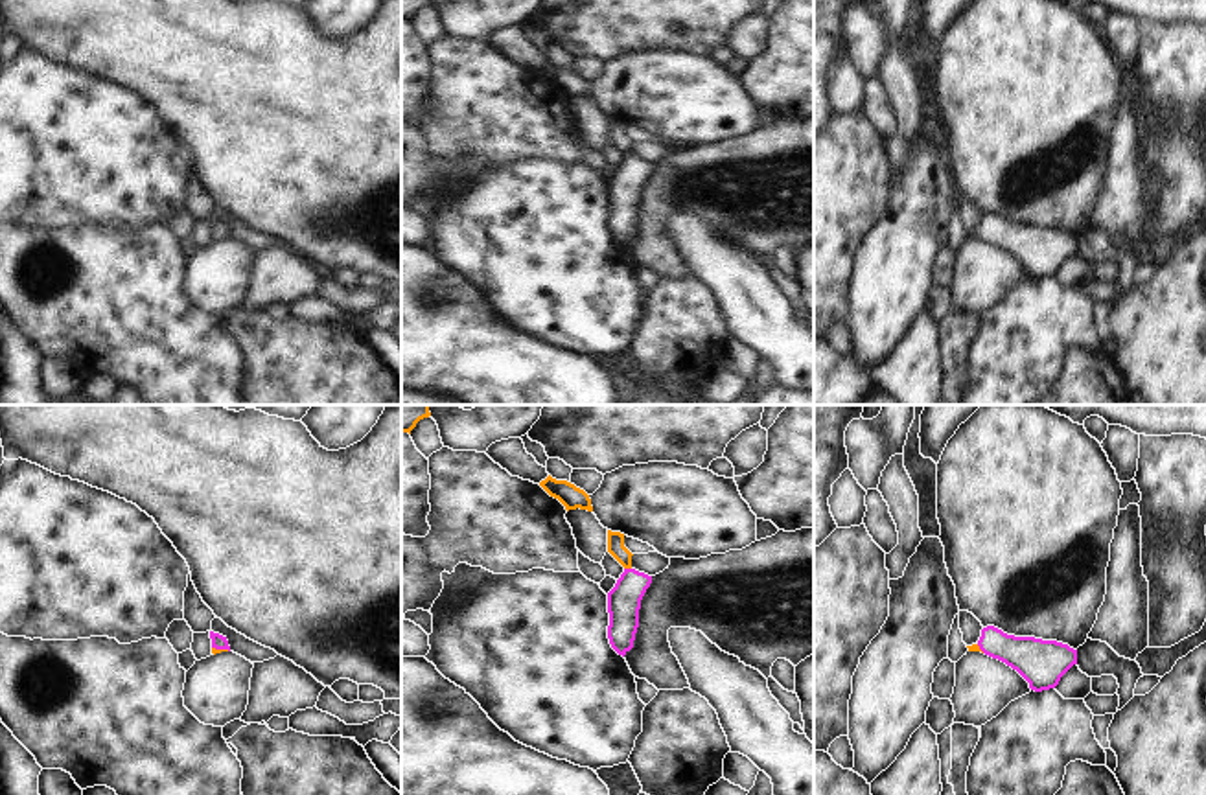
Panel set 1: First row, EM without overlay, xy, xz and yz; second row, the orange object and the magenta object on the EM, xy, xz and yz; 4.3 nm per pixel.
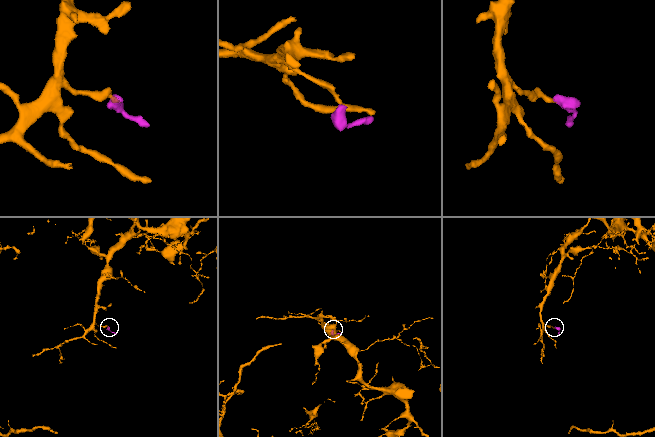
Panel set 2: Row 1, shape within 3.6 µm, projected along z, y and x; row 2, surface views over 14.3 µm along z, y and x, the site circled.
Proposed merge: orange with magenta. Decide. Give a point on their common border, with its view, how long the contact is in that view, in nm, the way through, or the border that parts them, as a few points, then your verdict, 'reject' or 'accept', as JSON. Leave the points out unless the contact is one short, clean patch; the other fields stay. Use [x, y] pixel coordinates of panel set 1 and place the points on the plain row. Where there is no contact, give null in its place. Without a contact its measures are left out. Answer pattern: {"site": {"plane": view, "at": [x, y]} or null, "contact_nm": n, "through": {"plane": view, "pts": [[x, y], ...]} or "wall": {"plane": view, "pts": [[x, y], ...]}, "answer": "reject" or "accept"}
{"site": {"plane": "xz", "at": [628, 155]}, "contact_nm": 30, "through": {"plane": "xz", "pts": [[615, 127], [615, 135], [628, 155], [628, 181], [625, 186]]}, "answer": "accept"}

